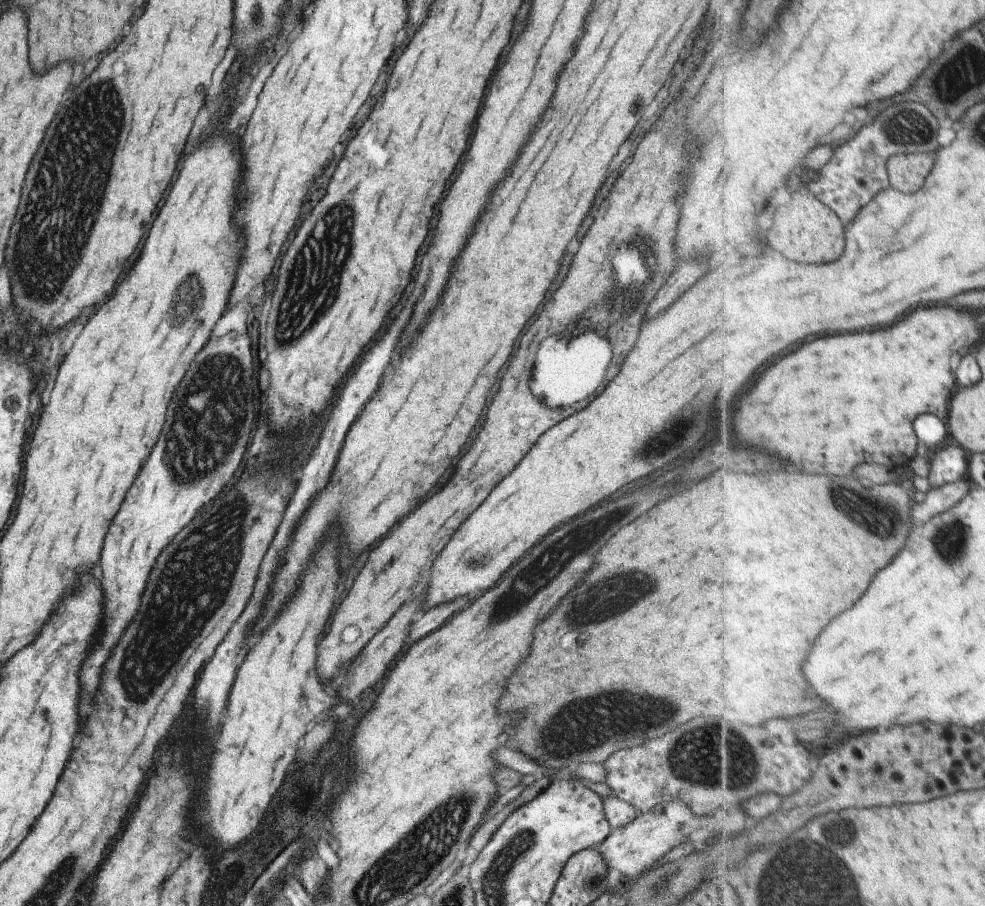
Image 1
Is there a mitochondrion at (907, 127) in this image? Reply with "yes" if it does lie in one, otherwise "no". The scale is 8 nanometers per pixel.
yes

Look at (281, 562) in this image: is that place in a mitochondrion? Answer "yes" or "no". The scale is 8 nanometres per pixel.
no

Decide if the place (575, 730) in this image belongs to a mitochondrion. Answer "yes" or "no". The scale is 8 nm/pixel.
yes

